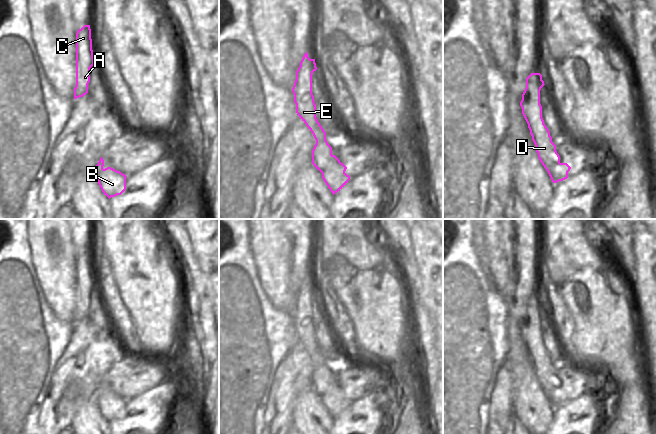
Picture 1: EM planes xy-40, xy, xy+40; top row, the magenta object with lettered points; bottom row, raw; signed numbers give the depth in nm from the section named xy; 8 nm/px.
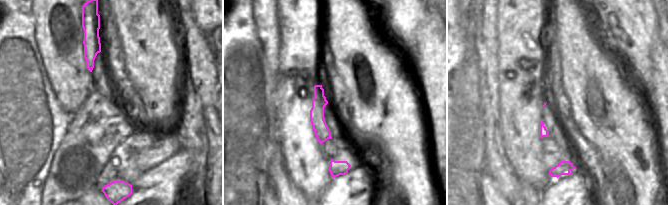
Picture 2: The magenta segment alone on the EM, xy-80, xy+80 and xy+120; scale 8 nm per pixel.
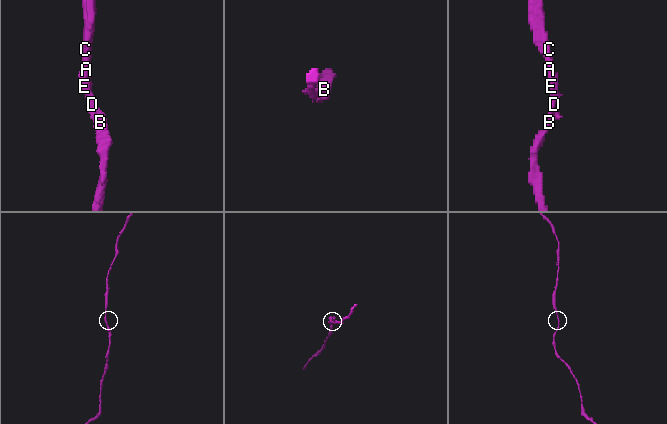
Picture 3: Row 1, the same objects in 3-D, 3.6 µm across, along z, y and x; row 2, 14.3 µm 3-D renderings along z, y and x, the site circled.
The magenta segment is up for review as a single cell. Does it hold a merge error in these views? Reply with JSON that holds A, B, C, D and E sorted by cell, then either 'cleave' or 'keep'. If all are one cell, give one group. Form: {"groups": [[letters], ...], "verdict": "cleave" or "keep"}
{"groups": [["A", "B", "C", "D", "E"]], "verdict": "keep"}

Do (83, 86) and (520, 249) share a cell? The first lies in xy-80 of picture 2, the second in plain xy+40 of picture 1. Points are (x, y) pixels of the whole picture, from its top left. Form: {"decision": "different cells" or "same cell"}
{"decision": "different cells"}

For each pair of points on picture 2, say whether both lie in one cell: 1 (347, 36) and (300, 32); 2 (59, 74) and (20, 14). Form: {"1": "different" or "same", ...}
{"1": "different", "2": "different"}

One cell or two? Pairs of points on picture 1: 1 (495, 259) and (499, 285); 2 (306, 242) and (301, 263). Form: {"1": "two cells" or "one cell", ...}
{"1": "one cell", "2": "one cell"}

